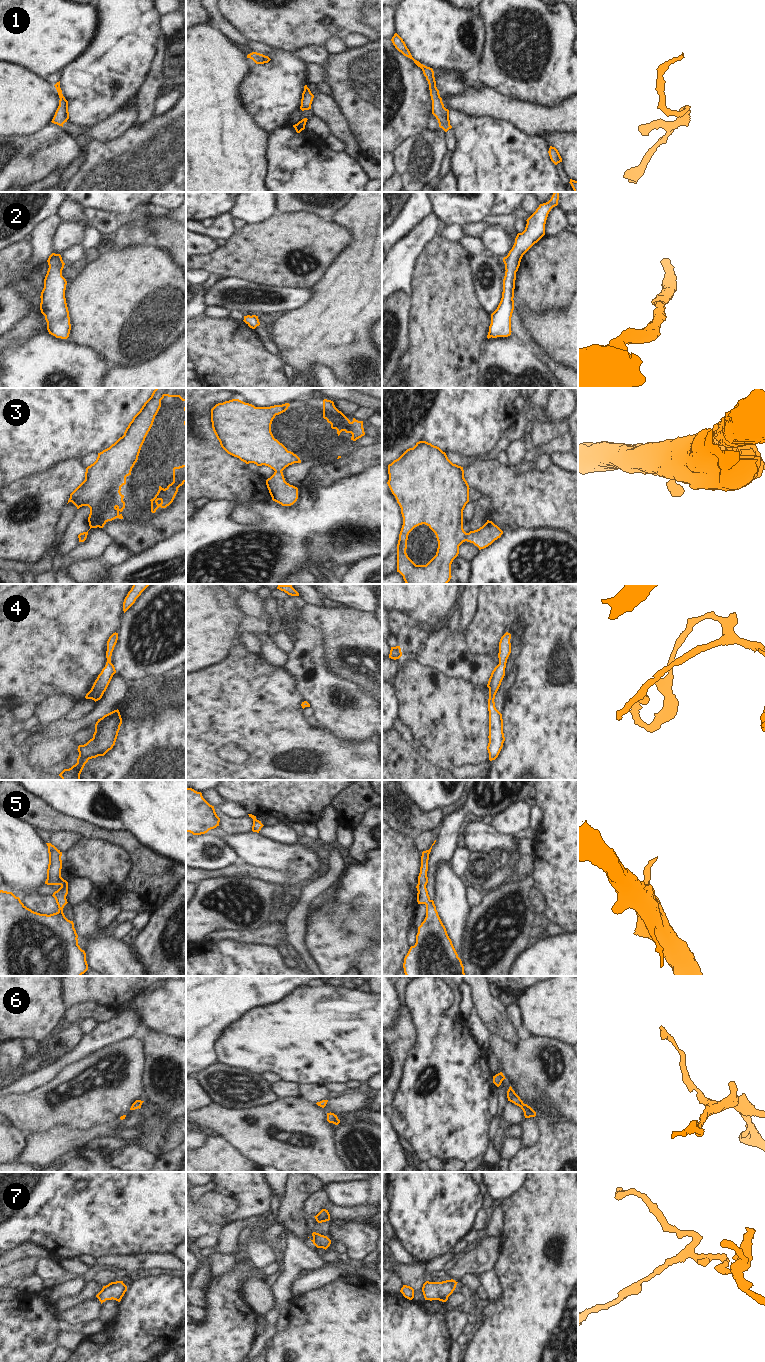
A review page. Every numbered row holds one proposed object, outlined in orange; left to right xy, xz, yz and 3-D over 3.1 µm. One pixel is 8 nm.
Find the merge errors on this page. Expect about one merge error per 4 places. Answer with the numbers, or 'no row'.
no row

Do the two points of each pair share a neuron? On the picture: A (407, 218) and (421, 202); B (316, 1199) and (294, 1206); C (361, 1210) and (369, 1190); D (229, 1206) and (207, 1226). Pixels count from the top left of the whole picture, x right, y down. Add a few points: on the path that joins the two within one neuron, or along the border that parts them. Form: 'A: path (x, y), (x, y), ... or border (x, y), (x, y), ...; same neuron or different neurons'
A: path (410, 214), (417, 206); same neuron
B: border (322, 1188), (304, 1202), (304, 1214); different neurons
C: border (371, 1203), (341, 1206); different neurons
D: path (224, 1209), (212, 1221); same neuron

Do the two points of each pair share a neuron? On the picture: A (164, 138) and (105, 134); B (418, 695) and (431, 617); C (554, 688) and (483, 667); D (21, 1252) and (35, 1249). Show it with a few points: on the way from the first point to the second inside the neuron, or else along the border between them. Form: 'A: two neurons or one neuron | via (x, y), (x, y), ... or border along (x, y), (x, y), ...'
A: two neurons | border along (131, 126), (115, 138), (97, 140)
B: two neurons | border along (403, 614), (424, 625)
C: two neurons | border along (474, 655), (488, 655), (497, 664)
D: one neuron | via (24, 1249), (32, 1249)

